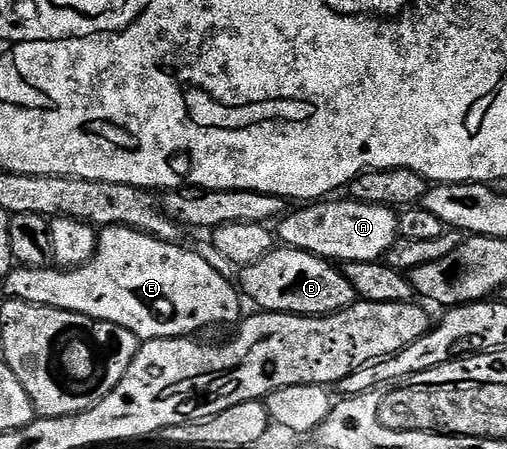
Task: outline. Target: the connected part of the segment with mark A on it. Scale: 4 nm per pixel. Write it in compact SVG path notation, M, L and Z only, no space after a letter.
M352 197L332 201L313 201L302 211L292 211L280 220L279 239L286 247L294 247L321 259L338 264L375 263L384 260L399 238L399 215L394 208L374 203L359 203Z

